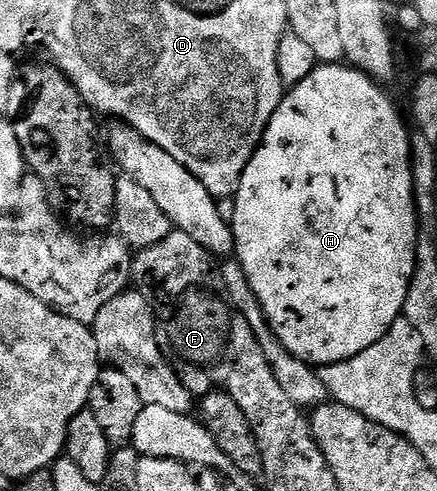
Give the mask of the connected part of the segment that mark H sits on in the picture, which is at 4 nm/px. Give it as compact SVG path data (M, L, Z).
M348 63L318 64L311 75L292 86L279 103L261 145L243 171L241 185L231 201L235 260L243 267L247 283L251 283L251 291L255 291L255 299L259 299L265 318L269 320L271 331L279 343L283 343L291 355L314 367L346 361L359 355L359 351L367 351L367 347L379 343L379 339L383 339L398 317L402 316L412 273L415 271L418 222L412 185L411 129L409 131L405 126L396 103L381 89L384 88L373 78Z

